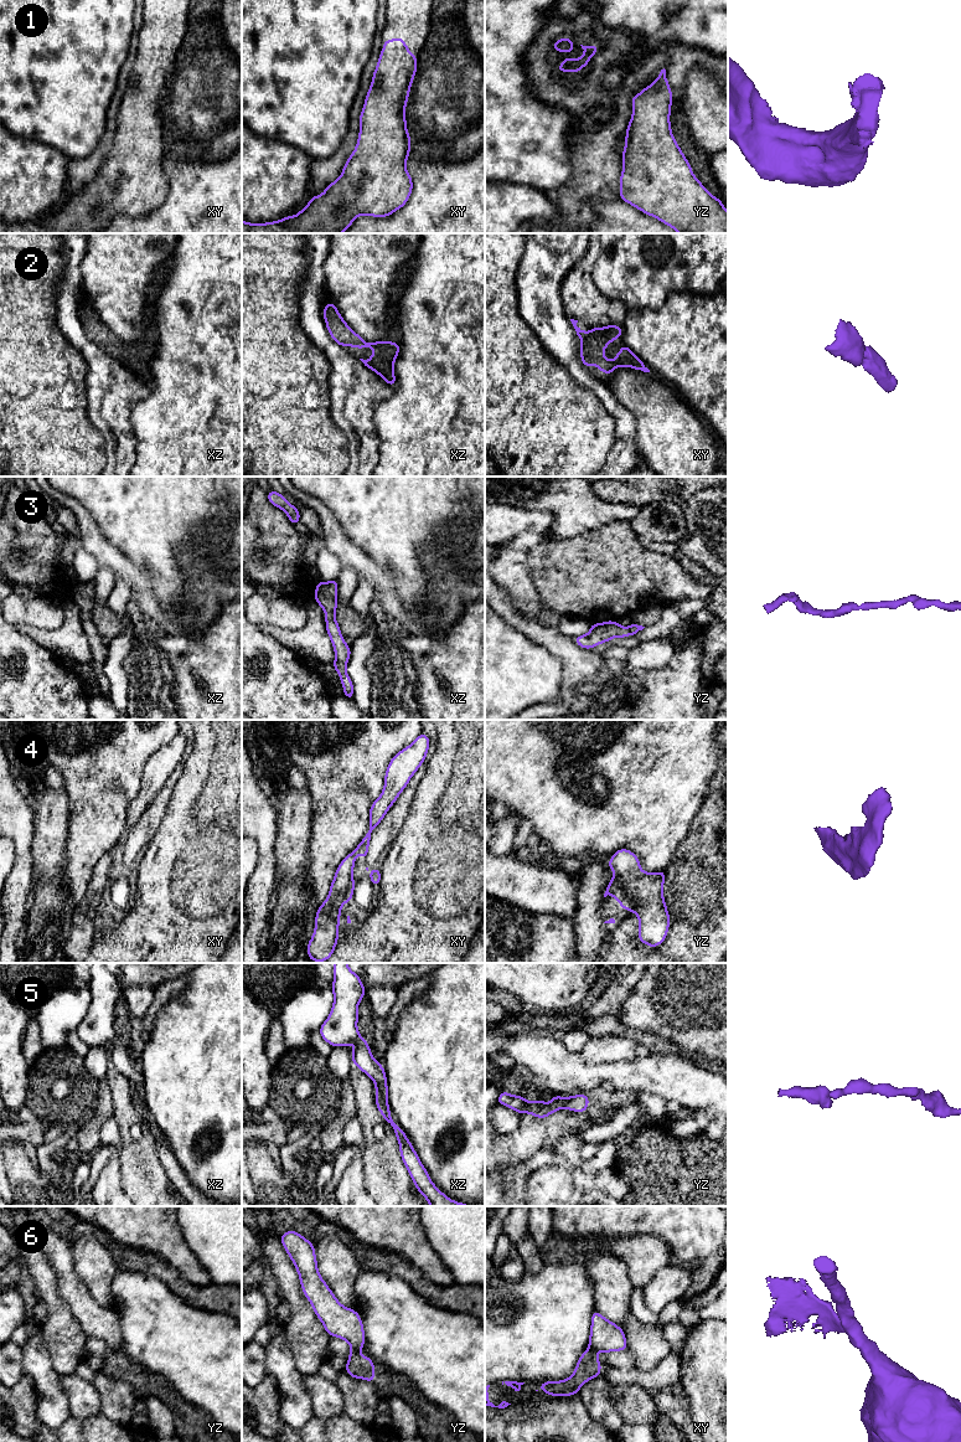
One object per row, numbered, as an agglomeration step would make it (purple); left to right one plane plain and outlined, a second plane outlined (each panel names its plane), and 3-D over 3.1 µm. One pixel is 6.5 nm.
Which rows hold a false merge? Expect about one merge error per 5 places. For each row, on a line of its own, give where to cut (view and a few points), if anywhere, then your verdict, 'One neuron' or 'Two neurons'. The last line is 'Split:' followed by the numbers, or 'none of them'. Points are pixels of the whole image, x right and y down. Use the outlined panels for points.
1: No split. One neuron
2: No split. One neuron
3: No split. One neuron
4: No split. One neuron
5: No split. One neuron
6: Split along xy (589, 1345), (597, 1350). Two neurons
Split: 6

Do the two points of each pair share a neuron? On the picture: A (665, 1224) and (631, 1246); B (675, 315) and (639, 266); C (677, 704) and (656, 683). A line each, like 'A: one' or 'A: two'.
A: two
B: two
C: one

